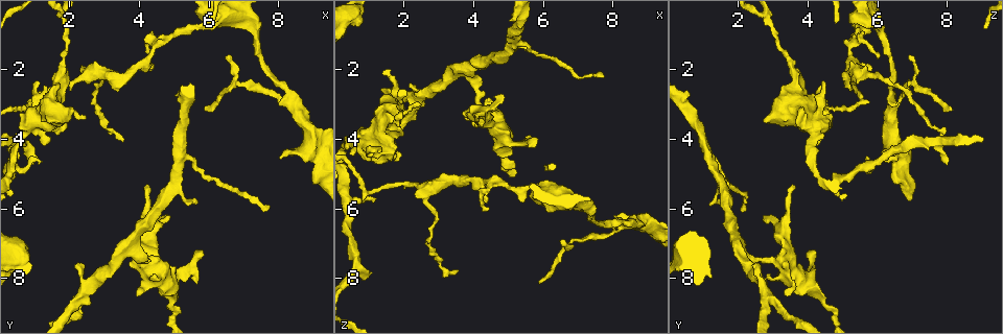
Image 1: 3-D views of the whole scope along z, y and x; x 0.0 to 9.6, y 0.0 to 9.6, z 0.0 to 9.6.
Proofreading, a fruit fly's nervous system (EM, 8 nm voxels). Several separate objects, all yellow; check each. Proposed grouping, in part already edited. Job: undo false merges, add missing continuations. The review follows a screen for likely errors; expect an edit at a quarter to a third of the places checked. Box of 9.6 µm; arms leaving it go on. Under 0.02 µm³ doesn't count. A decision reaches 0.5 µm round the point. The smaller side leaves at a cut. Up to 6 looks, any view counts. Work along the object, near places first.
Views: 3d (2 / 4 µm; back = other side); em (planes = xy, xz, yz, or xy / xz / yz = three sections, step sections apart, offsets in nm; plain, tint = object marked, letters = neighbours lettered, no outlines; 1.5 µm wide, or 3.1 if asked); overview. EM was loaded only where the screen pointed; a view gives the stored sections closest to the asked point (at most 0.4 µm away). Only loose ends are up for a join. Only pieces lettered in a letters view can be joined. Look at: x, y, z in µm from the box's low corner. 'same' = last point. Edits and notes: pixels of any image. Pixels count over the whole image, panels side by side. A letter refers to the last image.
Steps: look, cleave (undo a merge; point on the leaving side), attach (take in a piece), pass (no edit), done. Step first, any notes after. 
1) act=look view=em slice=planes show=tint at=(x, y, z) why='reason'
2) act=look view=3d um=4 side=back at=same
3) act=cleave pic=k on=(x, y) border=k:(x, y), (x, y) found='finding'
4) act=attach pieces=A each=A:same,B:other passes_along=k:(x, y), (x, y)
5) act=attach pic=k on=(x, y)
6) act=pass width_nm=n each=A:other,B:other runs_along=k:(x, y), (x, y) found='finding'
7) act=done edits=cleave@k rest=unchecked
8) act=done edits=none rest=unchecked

act=look view=em slice=xz step=4 show=plain at=(8.25, 2.70, 6.40) why='thick turns thin'

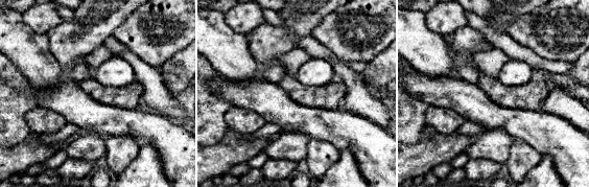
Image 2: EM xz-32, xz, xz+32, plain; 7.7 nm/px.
act=look view=em slice=xz step=4 show=tint at=same

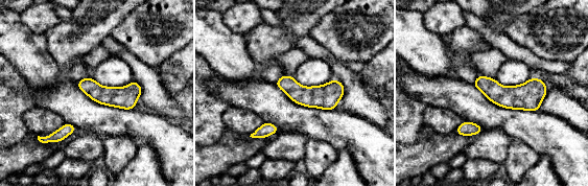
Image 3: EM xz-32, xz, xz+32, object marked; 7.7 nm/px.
act=look view=em slice=xz step=4 show=letters at=same why='see the neighbours'

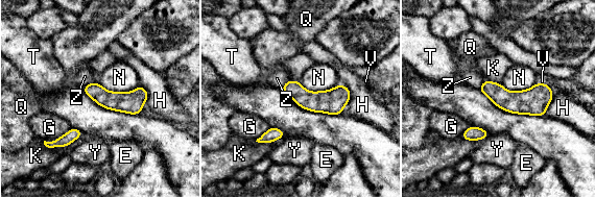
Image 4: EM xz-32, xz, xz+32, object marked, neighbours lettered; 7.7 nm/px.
act=pass longest_contact=N:320nm each=E:other,G:other,H:other,K:other,N:other,Q:other,T:other,V:other,Y:other,Z:other runs_along=4:(86, 89), (106, 99), (144, 93) found='all the same cell'

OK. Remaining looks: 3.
act=look view=3d um=4 at=(4.85, 6.25, 2.75)

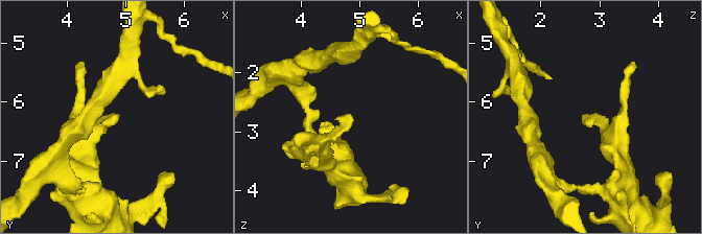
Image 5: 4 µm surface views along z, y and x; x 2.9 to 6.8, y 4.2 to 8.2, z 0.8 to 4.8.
act=look view=em slice=planes show=plain at=(4.85, 6.20, 2.75) why='shape alone is not enough'

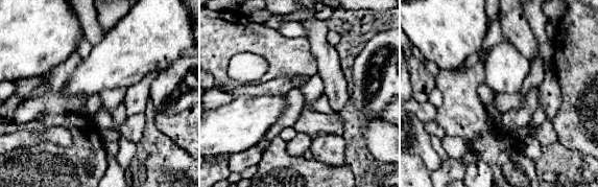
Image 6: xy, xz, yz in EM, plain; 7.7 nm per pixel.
act=look view=em slice=planes show=letters at=same why='what lies round it'

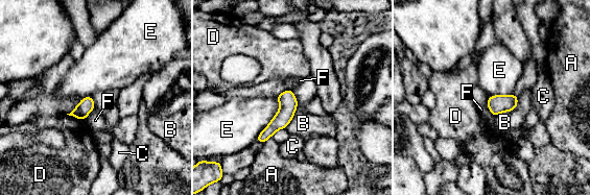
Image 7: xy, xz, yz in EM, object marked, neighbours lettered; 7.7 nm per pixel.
act=pass each=A:other,B:other,C:other,D:other,E:other,F:other border=7:(277, 96), (279, 110), (255, 141) found='no lettered piece goes on from it'

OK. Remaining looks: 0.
act=done edits=none rest=unchecked

